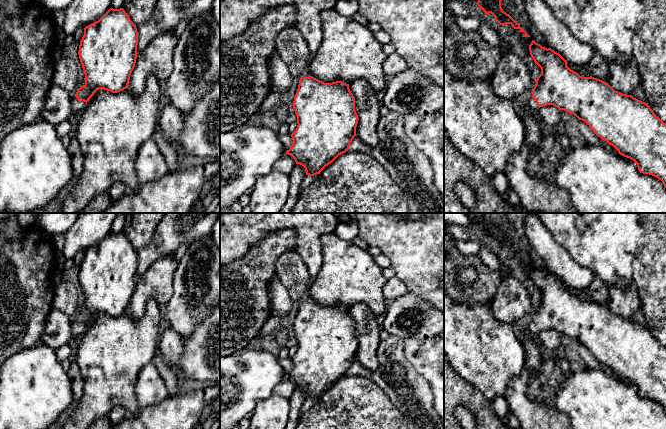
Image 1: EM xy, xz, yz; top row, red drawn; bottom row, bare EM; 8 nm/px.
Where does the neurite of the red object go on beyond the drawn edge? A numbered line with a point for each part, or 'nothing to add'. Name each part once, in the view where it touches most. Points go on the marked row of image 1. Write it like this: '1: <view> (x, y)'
1: xy (77, 106)

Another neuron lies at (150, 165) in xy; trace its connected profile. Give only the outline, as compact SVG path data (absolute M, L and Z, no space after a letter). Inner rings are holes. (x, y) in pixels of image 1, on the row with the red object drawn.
M152 138L140 146L135 169L140 185L158 180L168 172L165 157Z

